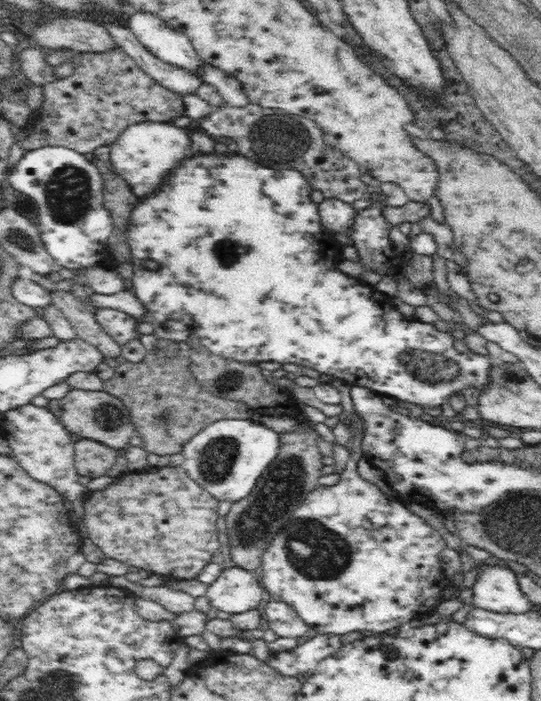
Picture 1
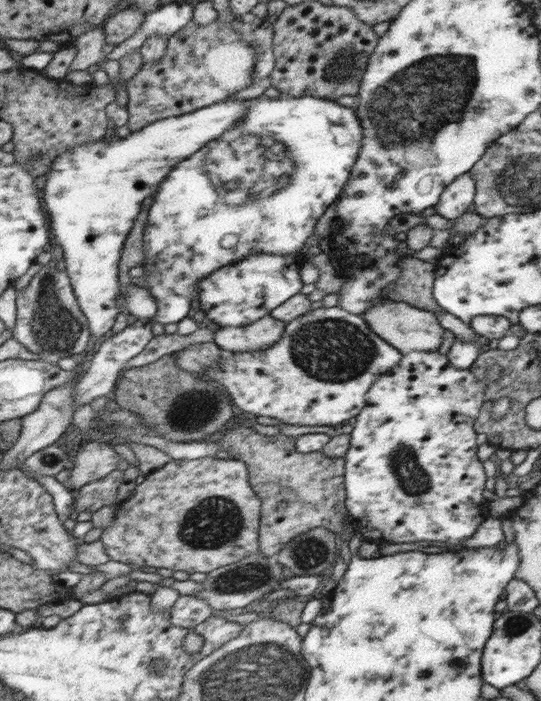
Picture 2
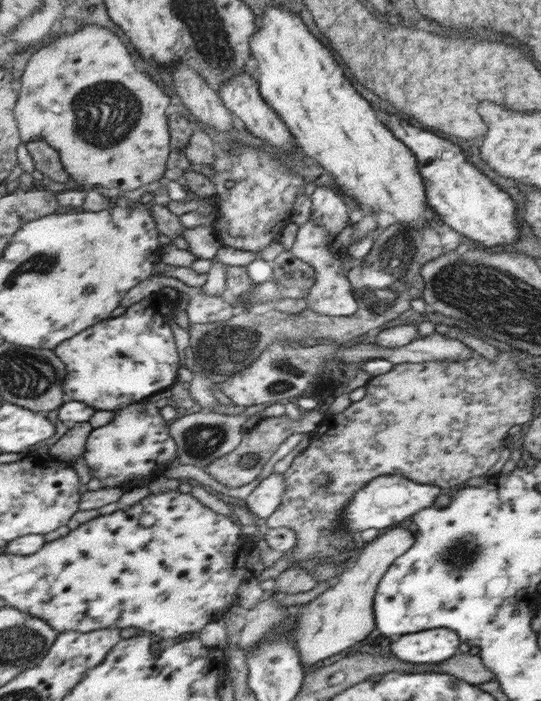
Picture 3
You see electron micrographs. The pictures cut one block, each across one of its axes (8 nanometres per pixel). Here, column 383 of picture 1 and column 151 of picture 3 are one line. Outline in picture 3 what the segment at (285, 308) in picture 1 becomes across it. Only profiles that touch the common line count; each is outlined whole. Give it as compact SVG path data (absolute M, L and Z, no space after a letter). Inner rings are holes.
M153 290L137 304L131 304L121 316L103 320L55 348L57 356L69 368L65 382L69 400L81 400L97 410L115 412L127 404L151 398L161 388L169 388L179 368L169 326L173 306L177 306L177 300L169 300L161 290Z

